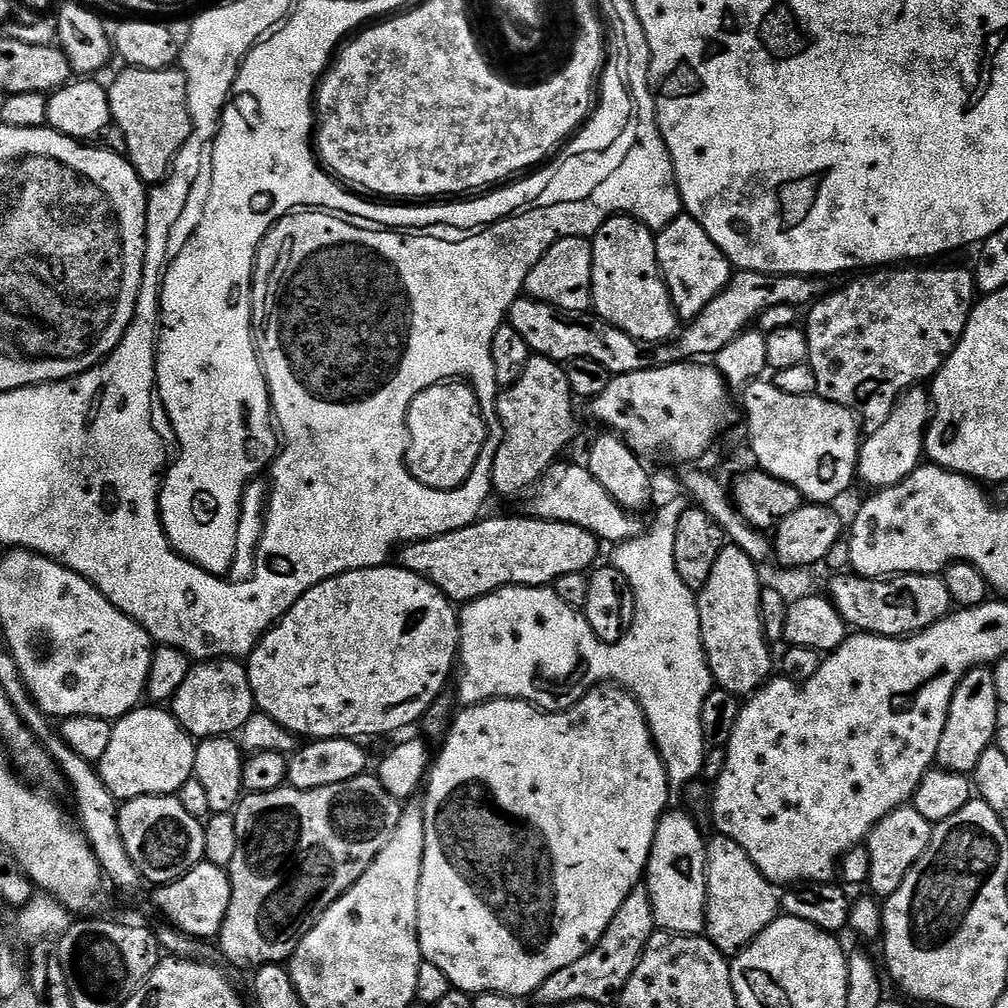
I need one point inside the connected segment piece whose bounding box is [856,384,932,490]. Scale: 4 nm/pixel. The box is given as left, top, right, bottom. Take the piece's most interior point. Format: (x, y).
(888, 455)

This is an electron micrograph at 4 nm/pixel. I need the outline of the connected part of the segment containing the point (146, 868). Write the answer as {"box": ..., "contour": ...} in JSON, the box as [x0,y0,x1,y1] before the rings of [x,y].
{"box":[120,795,204,886],"contour":[[[175,795],[139,796],[127,801],[120,809],[120,829],[122,842],[126,842],[126,854],[134,858],[141,877],[152,886],[169,884],[171,880],[182,878],[195,864],[204,860],[204,824],[186,814],[186,806]]]}

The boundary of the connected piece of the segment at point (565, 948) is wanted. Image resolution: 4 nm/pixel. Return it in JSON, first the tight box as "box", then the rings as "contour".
{"box":[416,686,670,998],"contour":[[[601,686],[591,688],[582,699],[572,708],[566,708],[563,712],[546,712],[536,707],[535,704],[527,704],[525,700],[487,700],[485,704],[474,704],[465,707],[463,710],[455,713],[452,721],[452,727],[448,730],[448,735],[442,741],[440,756],[435,757],[430,771],[426,777],[426,791],[422,796],[424,805],[424,821],[426,822],[426,850],[424,851],[424,861],[422,862],[422,878],[418,886],[418,926],[416,927],[416,937],[420,943],[421,957],[427,963],[438,966],[446,978],[450,978],[453,989],[457,992],[466,992],[469,994],[479,994],[481,992],[497,992],[503,996],[521,998],[520,996],[531,997],[550,978],[550,974],[558,974],[558,970],[566,970],[578,958],[585,956],[589,950],[596,945],[606,934],[610,922],[614,922],[614,914],[618,914],[618,909],[622,907],[622,902],[635,890],[645,879],[648,871],[648,859],[650,850],[654,846],[654,834],[658,830],[658,822],[669,811],[668,796],[670,797],[670,777],[666,774],[666,766],[660,752],[656,749],[654,738],[650,734],[650,726],[646,722],[646,714],[642,706],[632,696],[631,692],[619,686]]]}

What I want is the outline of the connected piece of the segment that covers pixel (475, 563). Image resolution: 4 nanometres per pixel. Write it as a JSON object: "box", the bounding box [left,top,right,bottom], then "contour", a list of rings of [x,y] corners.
{"box":[398,516,602,606],"contour":[[[496,516],[493,520],[480,518],[465,528],[429,540],[416,540],[412,544],[405,544],[398,552],[399,563],[406,570],[429,580],[442,595],[460,606],[496,592],[499,588],[552,586],[558,578],[562,578],[562,574],[588,572],[597,563],[596,555],[599,554],[602,544],[590,530],[582,530],[582,526],[566,522],[550,522],[525,516]]]}

